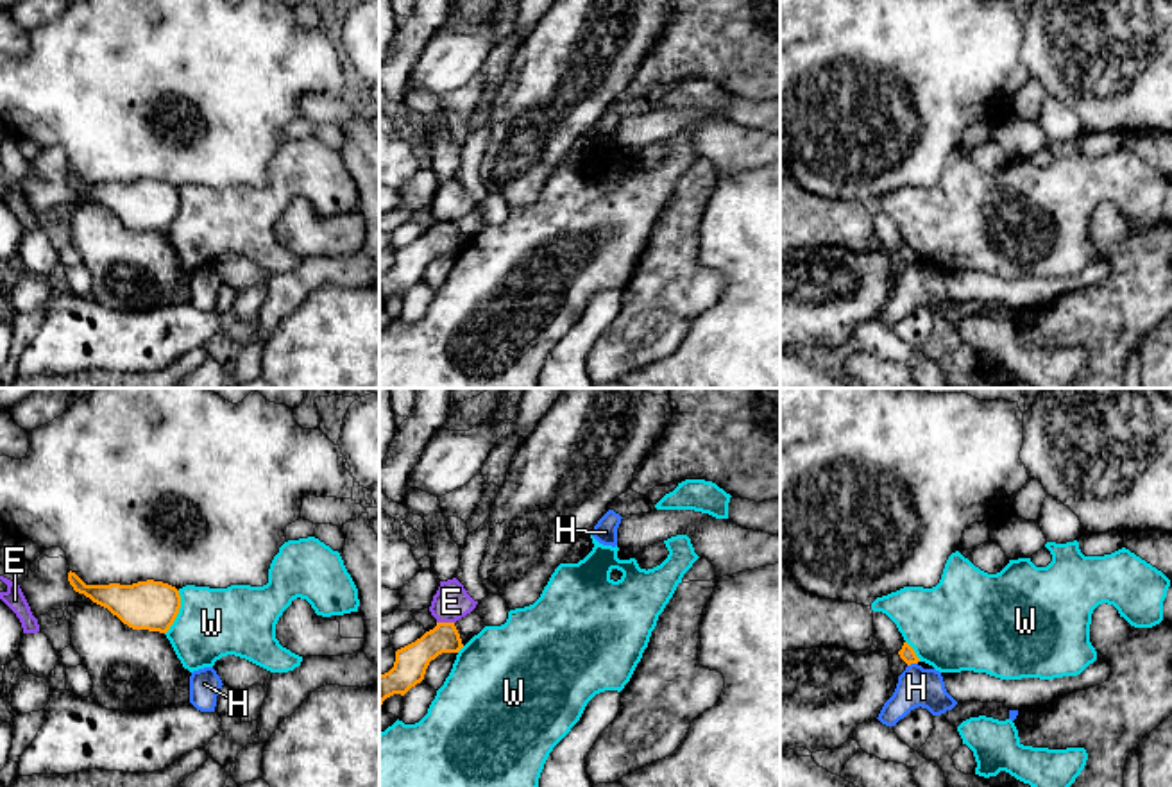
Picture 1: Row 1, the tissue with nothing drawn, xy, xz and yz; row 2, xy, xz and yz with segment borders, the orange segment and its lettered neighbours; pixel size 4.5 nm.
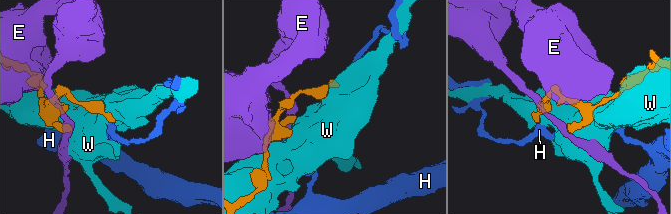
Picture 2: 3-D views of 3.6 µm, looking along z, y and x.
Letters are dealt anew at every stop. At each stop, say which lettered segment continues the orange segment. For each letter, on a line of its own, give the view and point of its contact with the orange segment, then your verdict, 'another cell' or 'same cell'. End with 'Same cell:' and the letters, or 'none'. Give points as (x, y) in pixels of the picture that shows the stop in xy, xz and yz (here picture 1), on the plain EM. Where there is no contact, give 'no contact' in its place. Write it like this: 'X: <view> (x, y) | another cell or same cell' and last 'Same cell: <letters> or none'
E: xz (446, 222) | another cell
H: yz (911, 262) | another cell
W: xy (178, 211) | another cell
Same cell: none

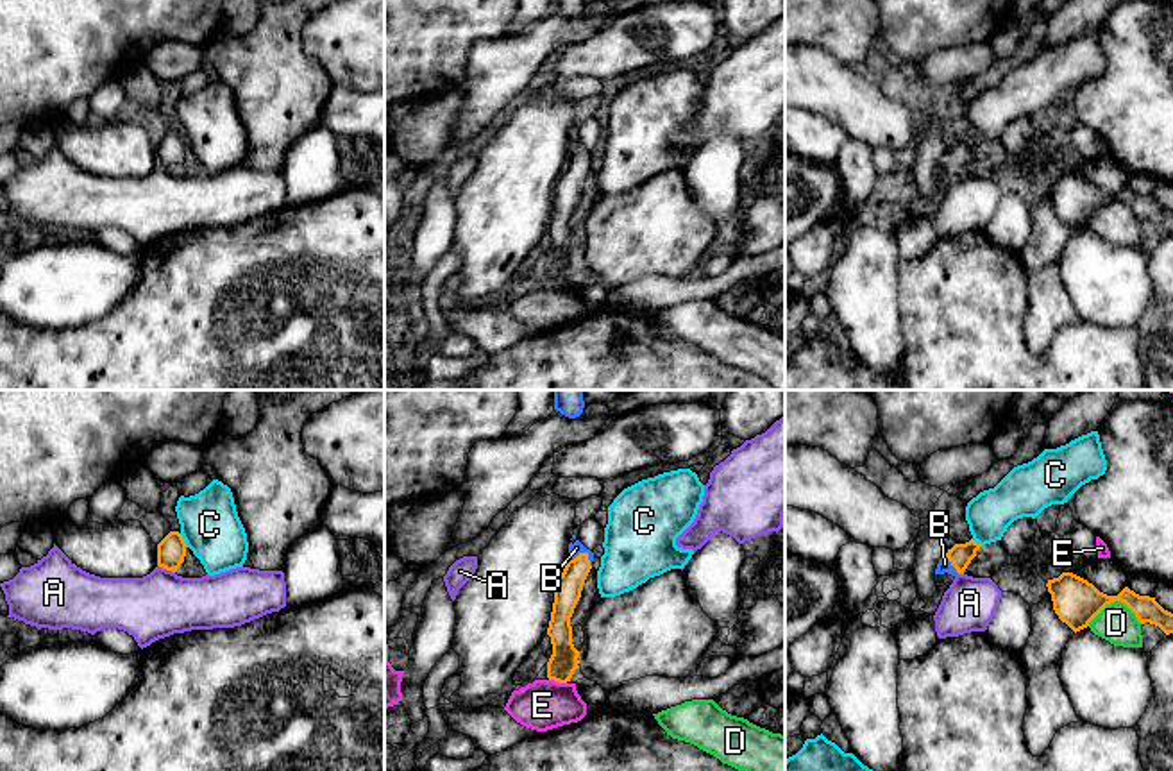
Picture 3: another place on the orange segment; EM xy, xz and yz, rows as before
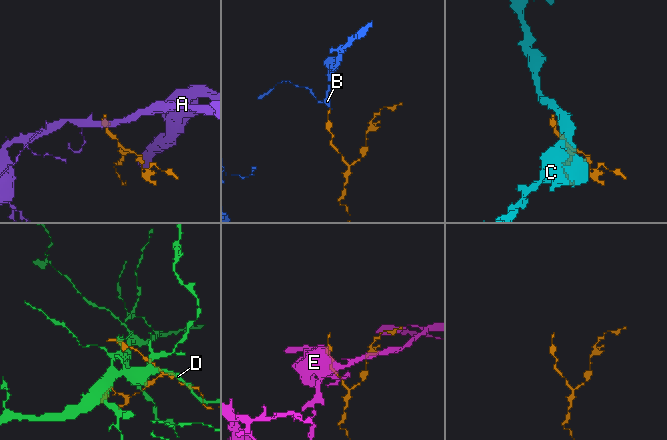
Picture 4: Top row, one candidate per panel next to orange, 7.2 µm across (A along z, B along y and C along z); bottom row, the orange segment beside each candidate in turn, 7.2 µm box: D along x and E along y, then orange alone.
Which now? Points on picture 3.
A: xy (167, 169) | another cell
B: xz (583, 152) | same cell
C: xy (183, 140) | another cell
D: yz (1114, 199) | another cell
E: xz (558, 281) | another cell
Same cell: B

